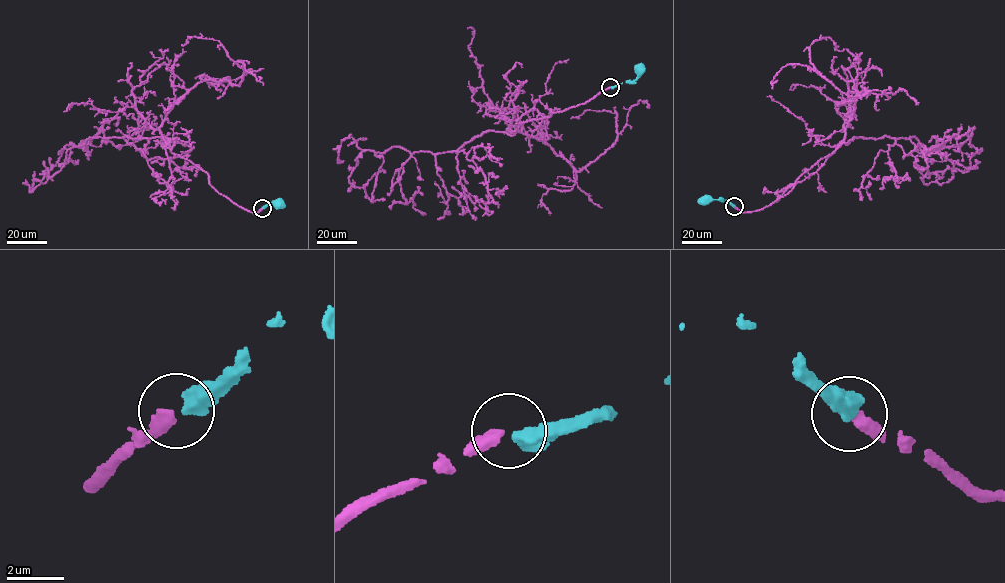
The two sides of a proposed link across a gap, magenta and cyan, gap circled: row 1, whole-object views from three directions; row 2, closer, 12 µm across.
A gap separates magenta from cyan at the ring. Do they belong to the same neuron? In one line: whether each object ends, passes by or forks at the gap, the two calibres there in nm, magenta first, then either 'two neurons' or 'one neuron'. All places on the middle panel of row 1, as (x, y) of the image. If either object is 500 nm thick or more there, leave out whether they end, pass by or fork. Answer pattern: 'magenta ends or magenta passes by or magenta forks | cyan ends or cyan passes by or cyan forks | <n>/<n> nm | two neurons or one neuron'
400/550 nm | one neuron

